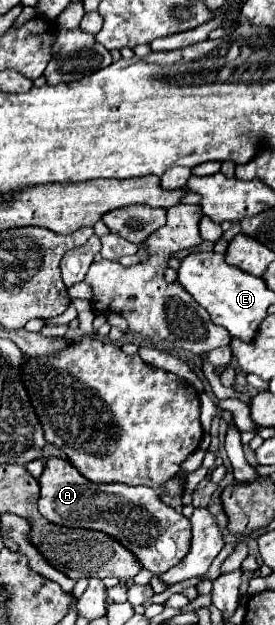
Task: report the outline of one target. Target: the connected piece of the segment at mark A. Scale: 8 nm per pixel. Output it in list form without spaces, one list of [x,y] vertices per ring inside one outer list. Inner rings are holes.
[[[51,457],[39,477],[41,497],[39,513],[63,527],[81,527],[91,531],[103,531],[127,547],[143,569],[163,575],[171,569],[183,555],[187,555],[191,545],[191,525],[181,513],[165,505],[161,497],[151,487],[123,487],[119,483],[93,485],[83,479],[79,471],[65,459]]]

